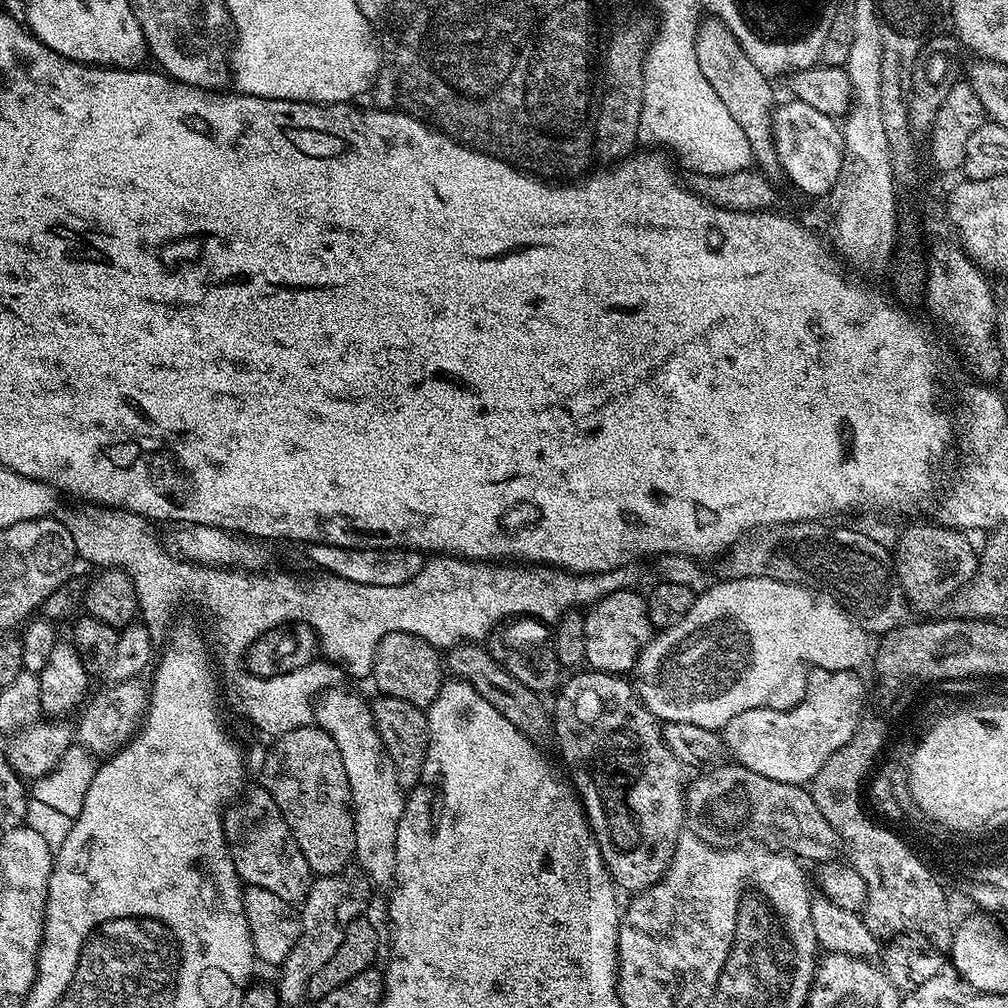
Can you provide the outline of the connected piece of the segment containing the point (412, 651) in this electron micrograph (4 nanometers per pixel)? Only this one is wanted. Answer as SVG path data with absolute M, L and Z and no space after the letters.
M390 633L381 638L377 646L376 660L373 662L371 679L376 679L379 691L385 696L402 698L414 706L427 709L438 694L440 677L440 656L433 645L412 633Z

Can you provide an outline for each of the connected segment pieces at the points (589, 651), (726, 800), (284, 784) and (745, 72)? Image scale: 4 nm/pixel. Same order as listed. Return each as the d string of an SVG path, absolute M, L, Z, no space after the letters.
M636 590L620 591L601 597L584 616L584 642L587 667L597 672L628 674L635 669L641 650L652 641L654 629L648 601Z
M725 762L699 774L684 793L684 815L687 827L702 842L712 848L735 848L743 845L743 840L756 840L752 842L763 842L801 861L828 862L835 857L836 831L822 818L822 810L818 810L807 787L774 782L774 778L754 774L754 770L735 762Z
M319 726L299 728L277 736L271 741L272 749L264 756L260 764L259 787L264 788L274 798L294 844L300 847L304 860L313 868L317 877L335 877L344 866L353 859L356 851L354 818L352 817L352 795L348 789L346 766L342 766L342 754Z
M710 20L701 25L696 34L696 53L702 78L706 78L710 86L714 86L718 98L722 98L722 106L726 106L734 122L742 126L742 134L746 134L746 142L750 142L753 153L759 159L761 156L764 160L772 160L776 151L774 105L777 103L776 96L772 93L773 81L750 62L742 46L720 21Z

